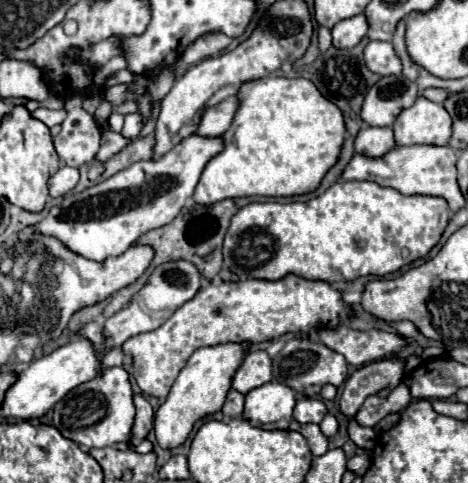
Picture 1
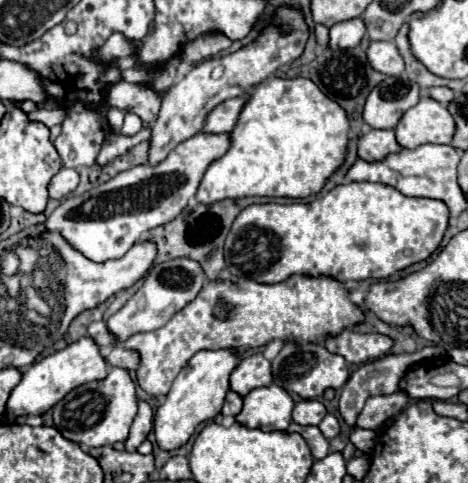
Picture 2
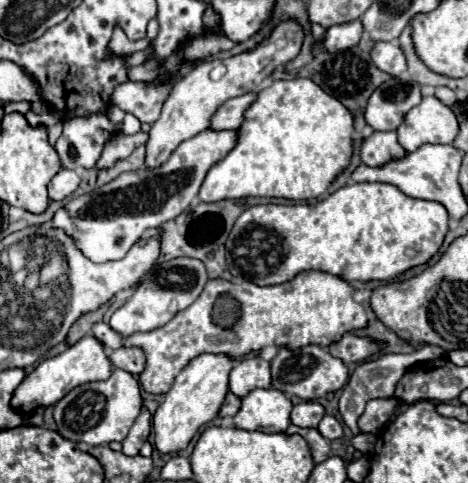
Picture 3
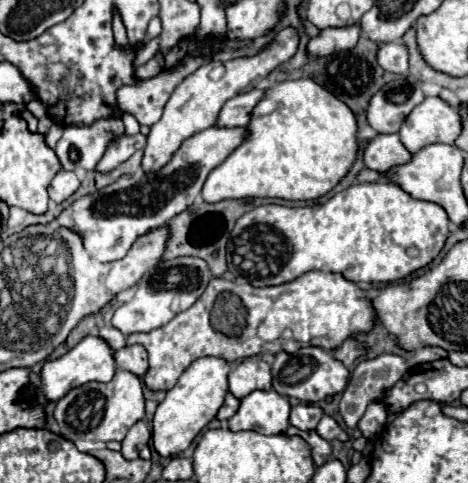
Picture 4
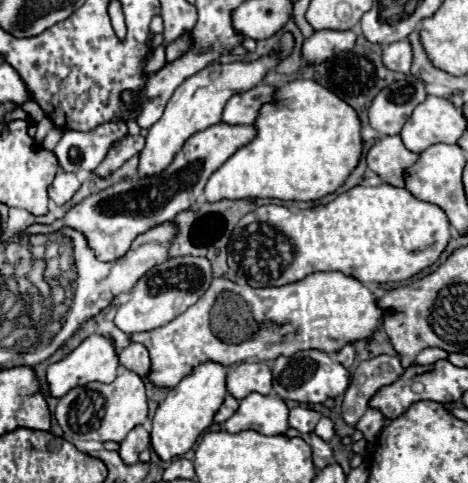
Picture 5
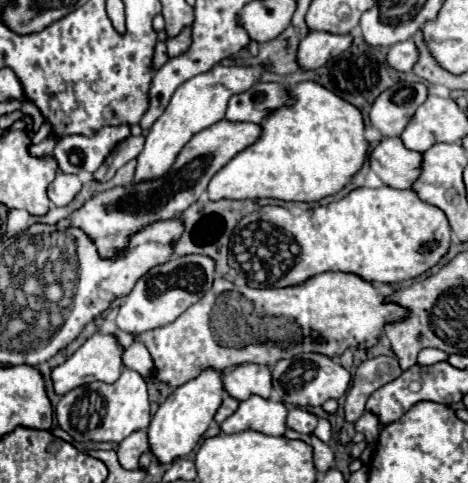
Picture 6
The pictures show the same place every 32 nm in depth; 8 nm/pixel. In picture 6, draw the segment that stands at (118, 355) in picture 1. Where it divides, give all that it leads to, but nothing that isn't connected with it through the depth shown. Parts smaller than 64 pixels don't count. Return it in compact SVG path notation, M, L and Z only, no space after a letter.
M134 342L124 350L124 366L140 372L144 378L150 378L154 374L154 360L142 342Z

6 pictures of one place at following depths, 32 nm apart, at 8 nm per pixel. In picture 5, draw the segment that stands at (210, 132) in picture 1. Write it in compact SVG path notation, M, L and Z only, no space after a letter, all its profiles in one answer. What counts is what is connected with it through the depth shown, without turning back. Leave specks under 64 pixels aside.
M258 84L250 88L248 92L236 94L228 100L222 122L228 124L254 124L260 116L260 108L264 104L276 102L276 86L270 84Z

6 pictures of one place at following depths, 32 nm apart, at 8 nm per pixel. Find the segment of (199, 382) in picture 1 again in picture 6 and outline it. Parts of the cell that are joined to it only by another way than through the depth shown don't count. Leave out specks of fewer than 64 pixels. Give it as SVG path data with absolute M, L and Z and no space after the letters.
M208 370L202 372L196 380L190 380L188 384L176 388L158 408L158 412L152 416L152 422L148 426L148 444L150 452L156 456L160 464L170 464L176 458L184 458L194 450L194 446L200 442L204 432L208 430L216 410L222 402L222 378L220 372Z

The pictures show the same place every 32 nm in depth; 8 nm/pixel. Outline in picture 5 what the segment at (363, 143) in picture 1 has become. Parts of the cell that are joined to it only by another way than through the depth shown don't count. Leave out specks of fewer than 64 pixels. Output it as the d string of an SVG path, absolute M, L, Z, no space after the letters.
M400 136L380 138L366 154L368 168L376 172L386 184L398 186L398 188L406 186L404 172L408 172L408 168L412 168L416 160L418 160L418 154L404 148Z

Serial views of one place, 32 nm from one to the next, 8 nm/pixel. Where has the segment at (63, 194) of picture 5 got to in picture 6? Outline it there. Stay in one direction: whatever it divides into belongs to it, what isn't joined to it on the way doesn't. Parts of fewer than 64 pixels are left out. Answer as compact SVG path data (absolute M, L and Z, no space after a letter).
M56 172L54 182L48 186L48 198L56 206L68 206L80 190L82 190L82 182L78 180L78 176Z

